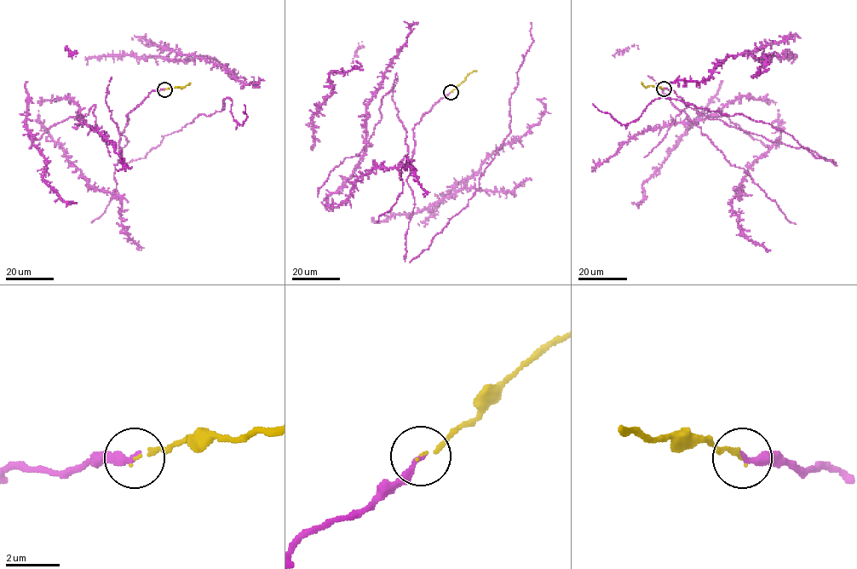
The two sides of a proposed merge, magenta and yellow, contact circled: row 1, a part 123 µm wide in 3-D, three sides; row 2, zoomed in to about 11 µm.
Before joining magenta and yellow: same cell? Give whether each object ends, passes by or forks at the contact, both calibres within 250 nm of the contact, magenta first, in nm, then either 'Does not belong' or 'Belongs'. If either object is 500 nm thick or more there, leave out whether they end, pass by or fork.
At the ring magenta ends. At the ring yellow ends. Thickness 260 nm (magenta) against 130 nm. Belongs

